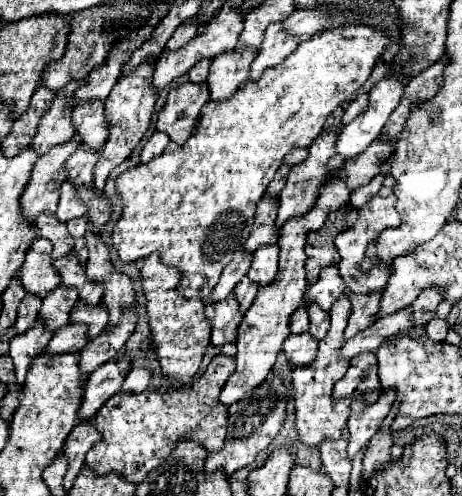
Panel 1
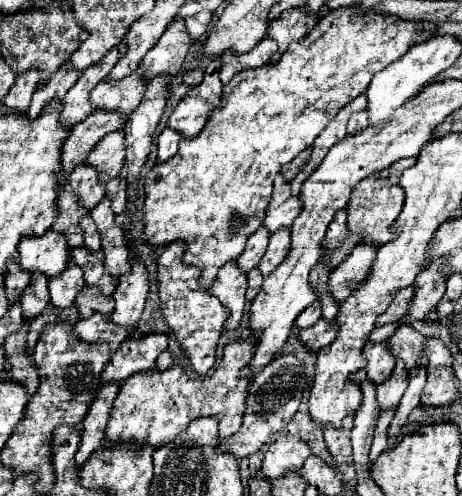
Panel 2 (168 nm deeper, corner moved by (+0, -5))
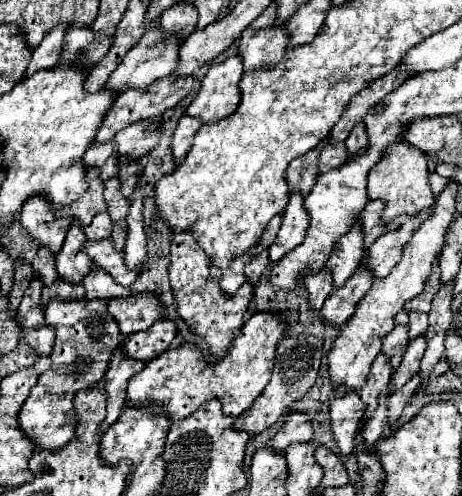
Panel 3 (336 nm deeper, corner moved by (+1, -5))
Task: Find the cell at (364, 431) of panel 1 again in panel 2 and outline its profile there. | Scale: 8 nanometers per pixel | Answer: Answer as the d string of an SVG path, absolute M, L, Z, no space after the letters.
M398 361L396 367L394 367L394 371L392 371L392 375L390 375L390 379L384 385L376 387L376 399L378 399L380 409L382 411L394 409L398 405L398 401L402 399L406 385L408 385L408 371Z

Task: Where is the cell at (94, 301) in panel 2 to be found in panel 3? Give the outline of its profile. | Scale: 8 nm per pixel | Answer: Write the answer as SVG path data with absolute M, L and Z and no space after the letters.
M93 267L91 273L83 279L87 299L115 299L115 297L129 297L131 287L121 287L113 281L109 273L105 273L101 267Z

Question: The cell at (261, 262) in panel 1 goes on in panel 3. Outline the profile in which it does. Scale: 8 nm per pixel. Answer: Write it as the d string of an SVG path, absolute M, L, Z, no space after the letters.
M293 191L283 211L283 223L277 233L277 239L269 249L271 261L279 261L285 253L295 249L303 241L307 227L309 227L309 213L305 211L303 195L299 191Z

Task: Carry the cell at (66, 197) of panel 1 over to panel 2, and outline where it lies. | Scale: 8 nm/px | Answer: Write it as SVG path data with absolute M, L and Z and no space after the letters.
M86 163L74 169L70 175L70 187L78 195L78 205L86 211L92 211L106 195L104 185L98 181L98 173L94 173L94 169L90 169Z

